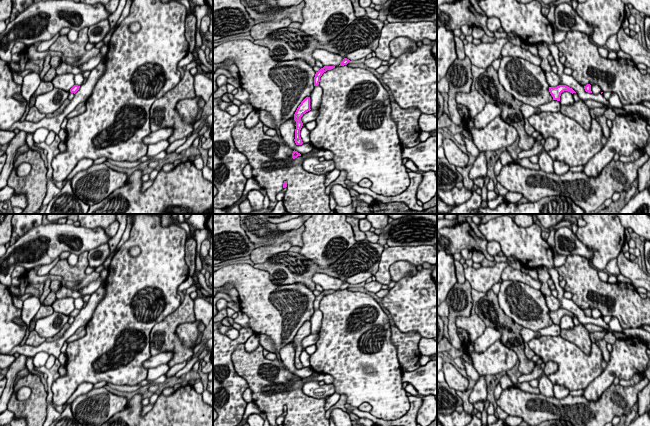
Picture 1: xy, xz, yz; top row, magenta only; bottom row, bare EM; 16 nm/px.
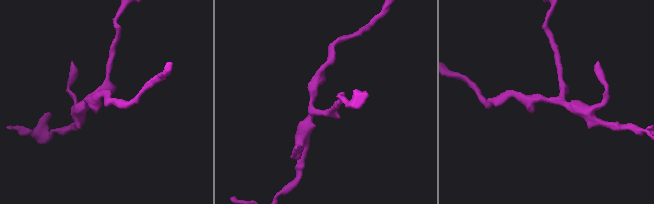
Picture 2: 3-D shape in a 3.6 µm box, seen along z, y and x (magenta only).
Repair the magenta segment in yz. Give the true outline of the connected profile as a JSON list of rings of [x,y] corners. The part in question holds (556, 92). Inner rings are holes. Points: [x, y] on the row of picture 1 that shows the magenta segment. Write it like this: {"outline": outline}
{"outline": [[[559,85],[557,87],[549,87],[549,92],[553,97],[553,100],[560,101],[561,93],[564,91],[568,91],[570,93],[576,93],[572,88],[566,85]]]}

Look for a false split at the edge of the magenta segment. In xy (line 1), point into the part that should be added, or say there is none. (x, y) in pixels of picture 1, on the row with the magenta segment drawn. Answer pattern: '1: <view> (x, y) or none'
1: none

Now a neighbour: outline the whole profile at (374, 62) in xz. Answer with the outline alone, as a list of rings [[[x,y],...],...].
[[[372,57],[370,59],[366,59],[364,61],[364,64],[372,69],[377,69],[378,67],[380,67],[382,65],[382,61],[380,58],[377,57]]]

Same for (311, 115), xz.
[[[310,110],[310,111],[306,112],[305,114],[303,114],[303,116],[301,117],[301,121],[302,121],[303,125],[305,125],[308,122],[315,121],[317,119],[318,115],[319,115],[318,110]]]

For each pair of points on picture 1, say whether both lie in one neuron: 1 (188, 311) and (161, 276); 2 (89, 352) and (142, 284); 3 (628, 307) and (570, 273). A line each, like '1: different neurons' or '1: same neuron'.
1: different neurons
2: same neuron
3: same neuron

